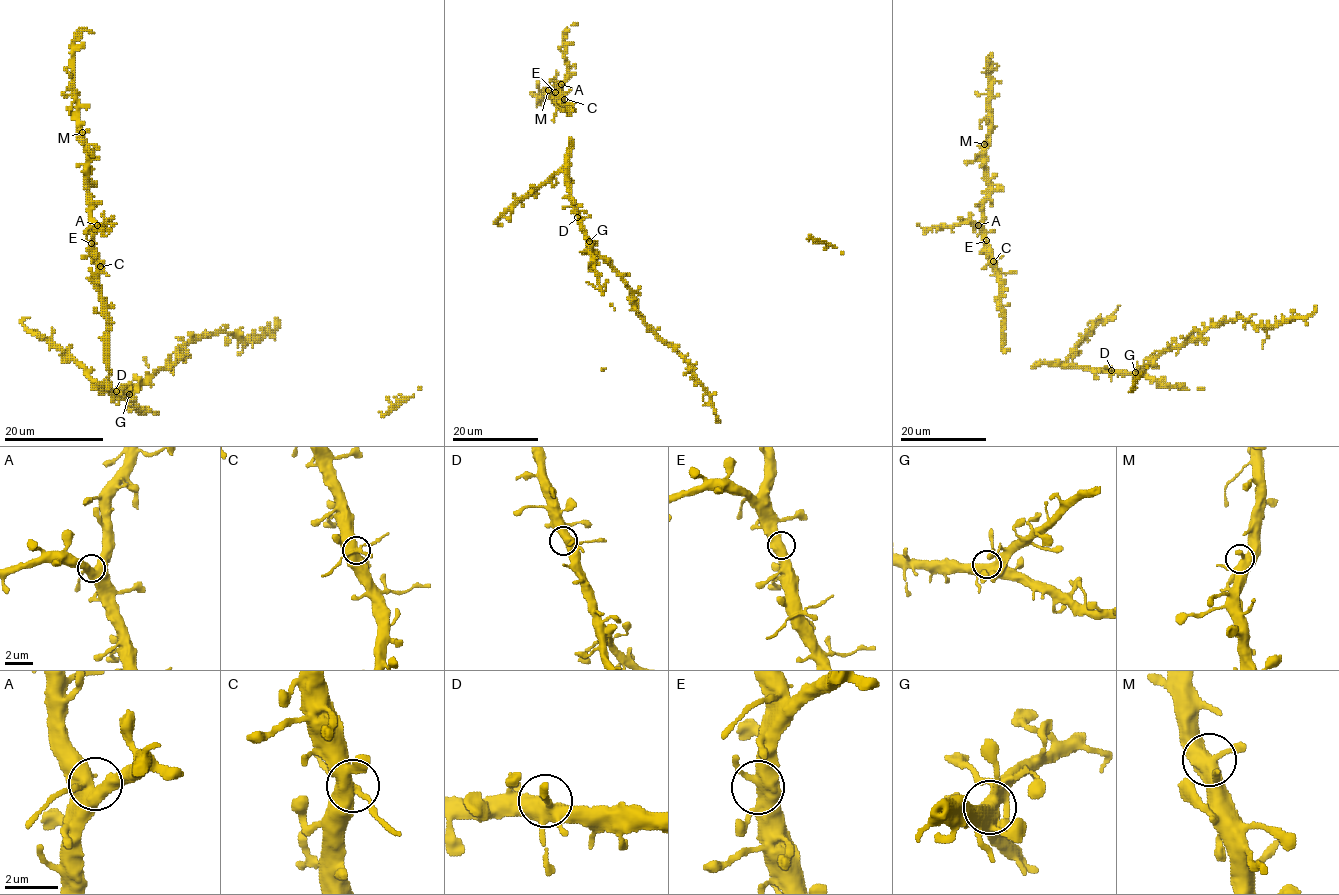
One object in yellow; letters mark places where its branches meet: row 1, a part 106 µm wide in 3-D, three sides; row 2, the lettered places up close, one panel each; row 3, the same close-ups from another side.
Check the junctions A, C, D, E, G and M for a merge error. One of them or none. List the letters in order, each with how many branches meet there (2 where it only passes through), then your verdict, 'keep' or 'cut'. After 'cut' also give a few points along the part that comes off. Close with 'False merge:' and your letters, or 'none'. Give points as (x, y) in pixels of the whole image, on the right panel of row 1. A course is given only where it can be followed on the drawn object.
A: branches 3; keep
C: branches 4; keep
D: branches 4; keep
E: branches 3; keep
G: branches 4; keep
M: branches 4; keep
False merge: none

